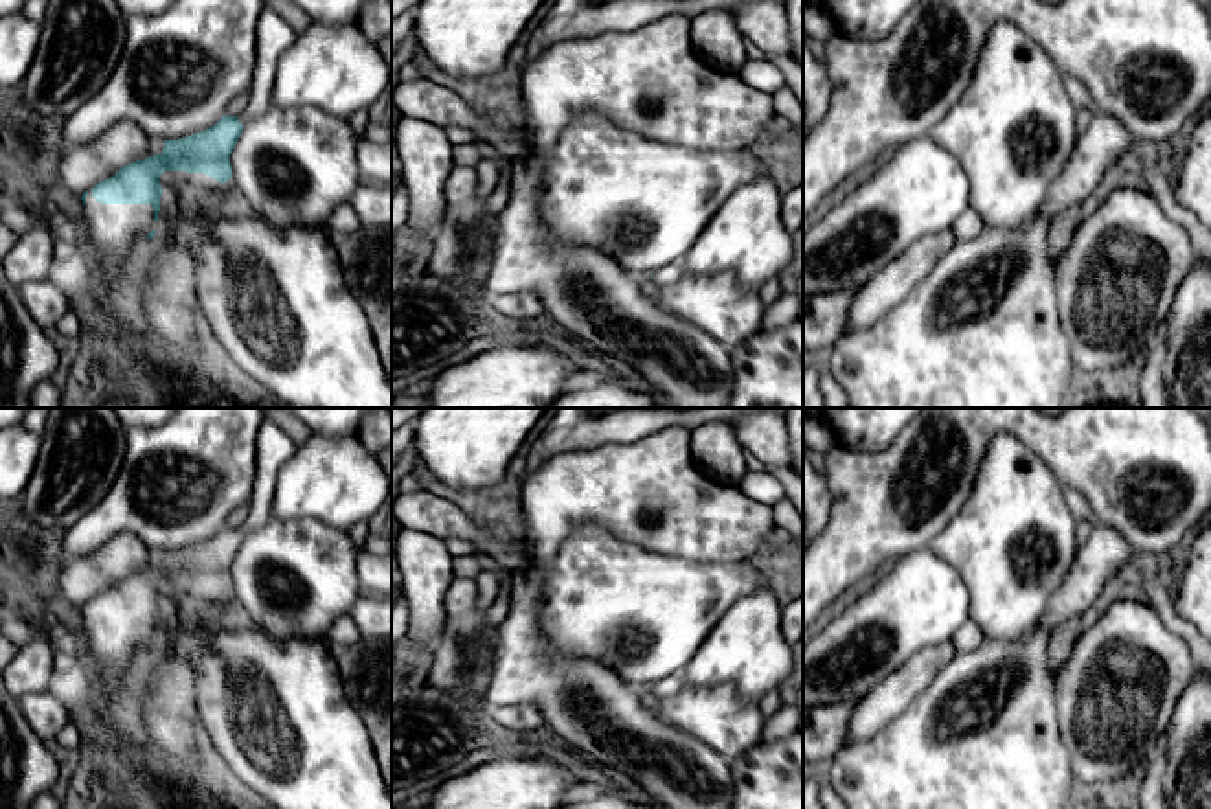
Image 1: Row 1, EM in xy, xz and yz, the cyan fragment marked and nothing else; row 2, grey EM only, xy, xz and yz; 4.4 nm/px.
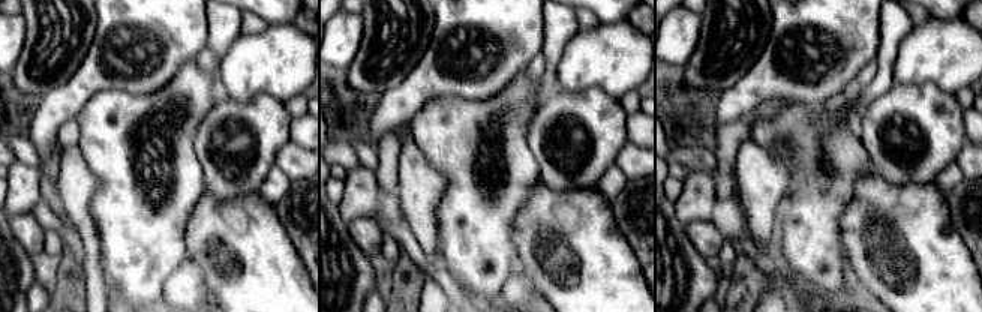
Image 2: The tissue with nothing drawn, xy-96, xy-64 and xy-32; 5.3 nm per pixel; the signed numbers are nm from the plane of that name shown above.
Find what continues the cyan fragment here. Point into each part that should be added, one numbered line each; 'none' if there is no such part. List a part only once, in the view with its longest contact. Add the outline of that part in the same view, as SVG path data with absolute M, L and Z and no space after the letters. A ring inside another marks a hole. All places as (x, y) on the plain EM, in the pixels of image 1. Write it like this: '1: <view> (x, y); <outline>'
1: xy (272, 445); M265 419L255 438L255 482L254 495L248 504L248 517L239 528L244 537L263 528L272 517L274 491L277 485L277 473L285 461L296 452L292 438L272 419Z
2: xy (114, 640); M92 601L85 610L83 627L110 693L119 689L130 660L156 642L151 616L101 616L92 609Z

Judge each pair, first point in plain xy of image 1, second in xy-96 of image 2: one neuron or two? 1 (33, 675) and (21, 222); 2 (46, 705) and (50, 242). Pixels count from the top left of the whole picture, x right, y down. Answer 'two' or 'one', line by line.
1: two
2: two

